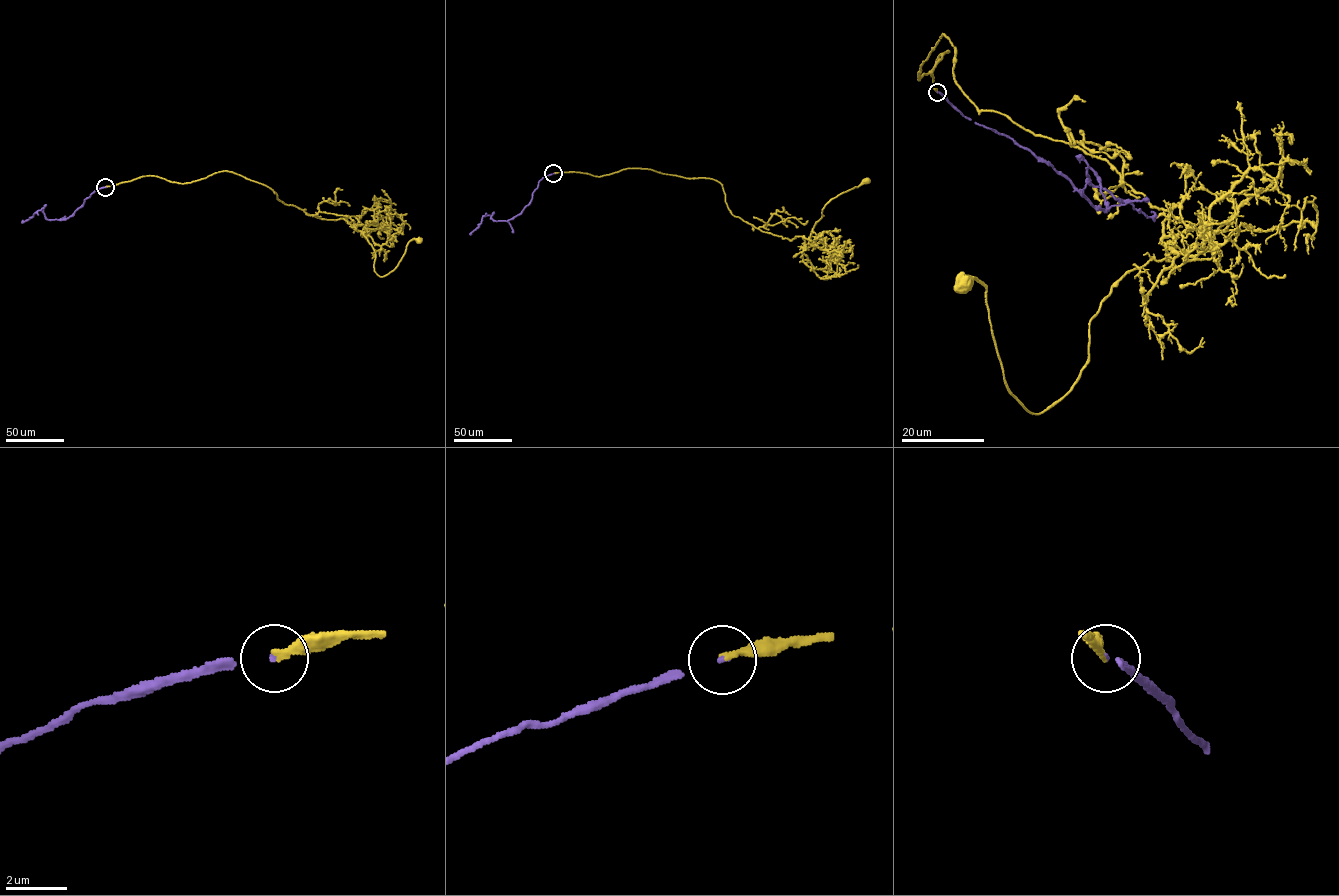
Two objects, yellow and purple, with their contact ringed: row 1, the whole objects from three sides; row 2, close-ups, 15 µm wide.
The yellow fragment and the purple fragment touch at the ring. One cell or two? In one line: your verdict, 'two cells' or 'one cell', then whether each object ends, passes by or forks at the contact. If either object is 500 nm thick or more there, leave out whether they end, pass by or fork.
one cell; yellow ends; purple ends

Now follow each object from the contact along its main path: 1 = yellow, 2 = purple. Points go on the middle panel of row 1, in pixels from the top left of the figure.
1: (553, 173), (640, 168), (710, 178), (733, 215), (791, 240), (809, 239), (826, 204), (868, 181)
2: (553, 173), (539, 181), (521, 213), (507, 221), (484, 215), (470, 233)

